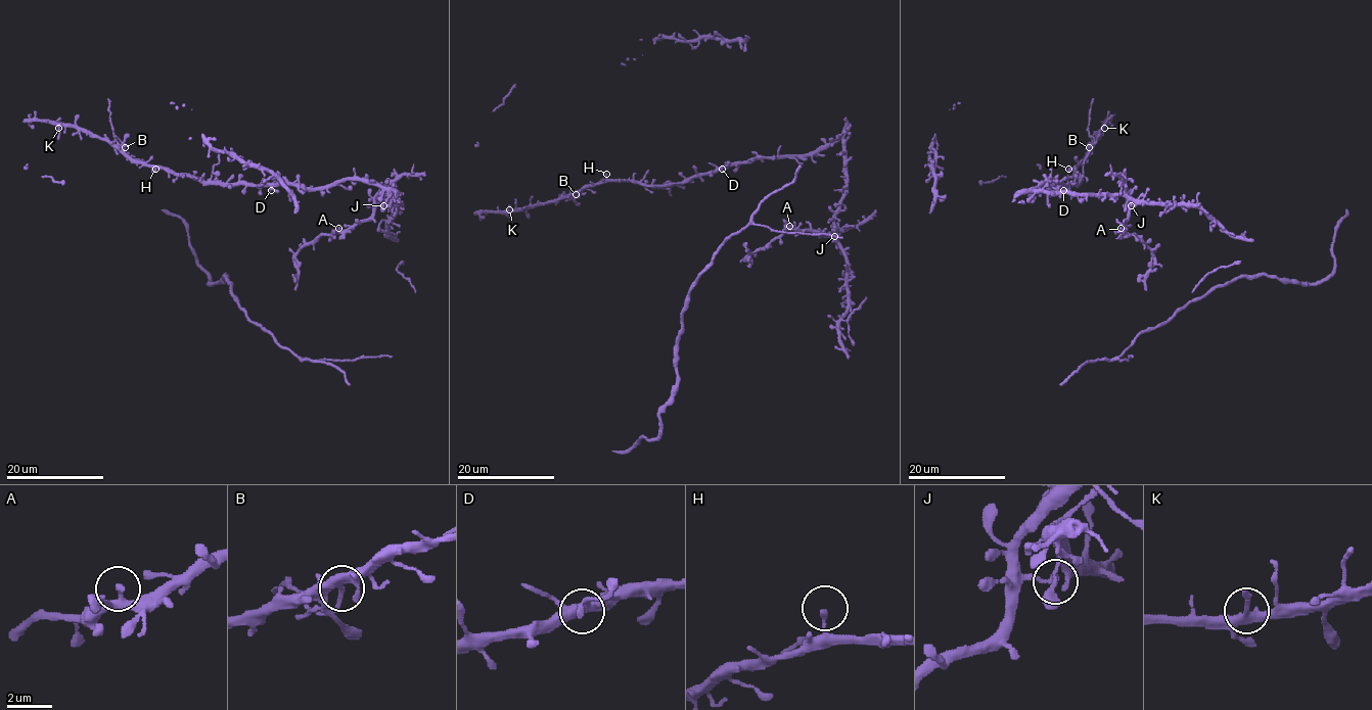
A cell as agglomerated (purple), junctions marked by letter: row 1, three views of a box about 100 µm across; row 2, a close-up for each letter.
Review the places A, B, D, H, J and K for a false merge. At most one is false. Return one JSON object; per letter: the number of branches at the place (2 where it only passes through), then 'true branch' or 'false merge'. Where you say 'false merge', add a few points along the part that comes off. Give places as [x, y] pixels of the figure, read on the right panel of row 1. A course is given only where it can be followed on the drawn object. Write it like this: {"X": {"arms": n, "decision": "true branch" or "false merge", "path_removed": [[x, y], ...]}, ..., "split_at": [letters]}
{"A": {"arms": 2, "decision": "true branch"}, "B": {"arms": 2, "decision": "false merge", "path_removed": [[1089, 147], [1095, 142], [1088, 126], [1093, 99]]}, "D": {"arms": 2, "decision": "true branch"}, "H": {"arms": 1, "decision": "true branch"}, "J": {"arms": 2, "decision": "true branch"}, "K": {"arms": 3, "decision": "true branch"}, "split_at": ["B"]}

